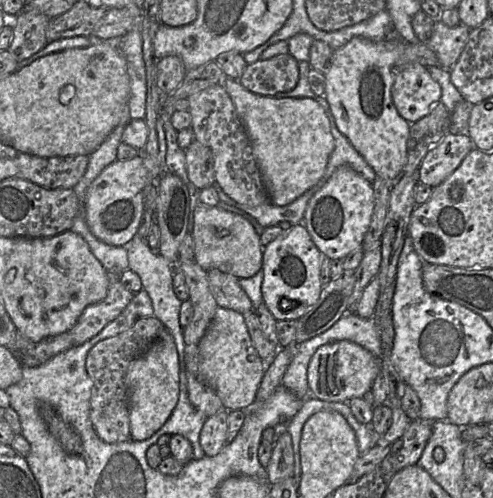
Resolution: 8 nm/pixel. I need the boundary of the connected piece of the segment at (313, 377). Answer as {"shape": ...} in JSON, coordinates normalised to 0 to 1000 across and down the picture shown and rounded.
{"shape":[[[706,683],[663,689],[643,701],[627,729],[627,795],[665,807],[706,809],[753,783],[769,747],[769,721],[728,691]]]}

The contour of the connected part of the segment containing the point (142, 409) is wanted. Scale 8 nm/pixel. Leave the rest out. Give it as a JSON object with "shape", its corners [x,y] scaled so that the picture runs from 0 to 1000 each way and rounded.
{"shape":[[[331,663],[304,699],[266,729],[252,765],[262,807],[266,882],[292,886],[339,845],[363,797],[361,707],[345,665]]]}

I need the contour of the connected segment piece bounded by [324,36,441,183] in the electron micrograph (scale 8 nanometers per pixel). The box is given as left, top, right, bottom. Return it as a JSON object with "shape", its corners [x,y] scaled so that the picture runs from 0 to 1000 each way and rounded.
{"shape":[[[732,72],[716,74],[700,90],[675,100],[671,135],[659,149],[659,191],[684,259],[698,271],[720,301],[757,337],[765,355],[799,367],[817,345],[828,321],[826,293],[832,271],[832,247],[803,221],[793,181],[801,137],[830,127],[852,127],[862,135],[895,135],[884,106],[862,86],[836,88],[809,74],[789,74],[773,82],[755,82]]]}

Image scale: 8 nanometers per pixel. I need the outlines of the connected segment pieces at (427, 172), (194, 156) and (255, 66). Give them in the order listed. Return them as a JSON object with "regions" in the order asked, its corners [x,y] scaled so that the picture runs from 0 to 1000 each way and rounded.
{"regions":[[[[909,269],[858,319],[848,341],[848,363],[882,378],[935,331],[959,297],[949,269]]],[[[396,279],[375,301],[375,313],[383,361],[404,382],[432,376],[438,359],[428,299]]],[[[588,106],[501,131],[485,159],[503,183],[544,195],[594,181],[604,163],[606,129]]]]}

